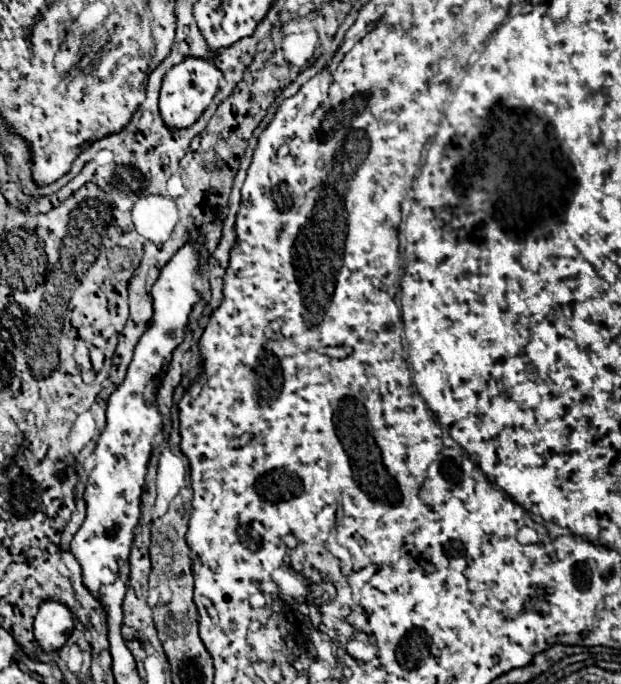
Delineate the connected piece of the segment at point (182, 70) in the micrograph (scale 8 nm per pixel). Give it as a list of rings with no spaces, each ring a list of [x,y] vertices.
[[[185,58],[181,64],[171,68],[163,80],[161,96],[159,96],[159,110],[165,124],[173,130],[191,126],[203,114],[203,110],[211,104],[213,96],[219,90],[219,80],[221,80],[221,72],[209,60]]]

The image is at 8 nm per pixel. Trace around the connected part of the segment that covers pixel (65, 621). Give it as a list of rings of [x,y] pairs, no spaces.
[[[45,600],[39,606],[39,612],[35,616],[35,640],[45,652],[61,648],[71,636],[73,628],[75,618],[65,604],[57,600]]]

